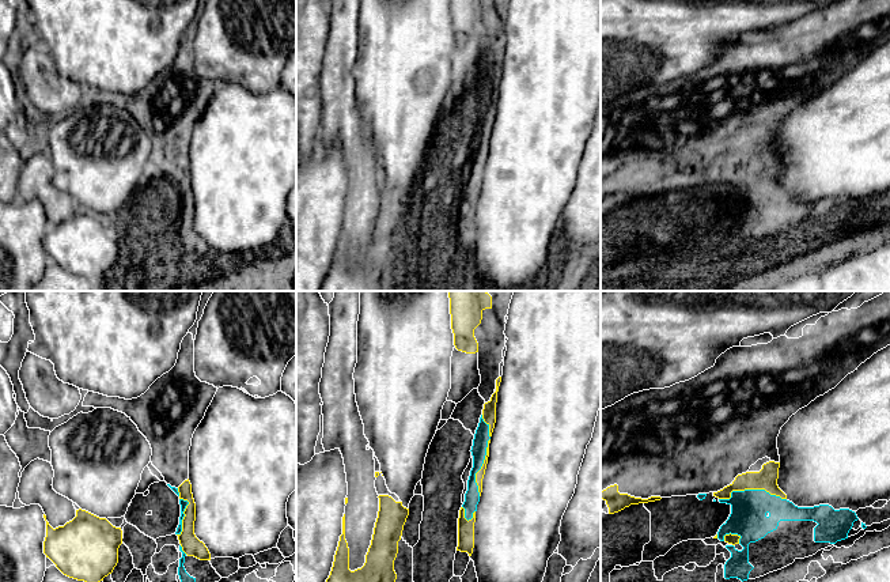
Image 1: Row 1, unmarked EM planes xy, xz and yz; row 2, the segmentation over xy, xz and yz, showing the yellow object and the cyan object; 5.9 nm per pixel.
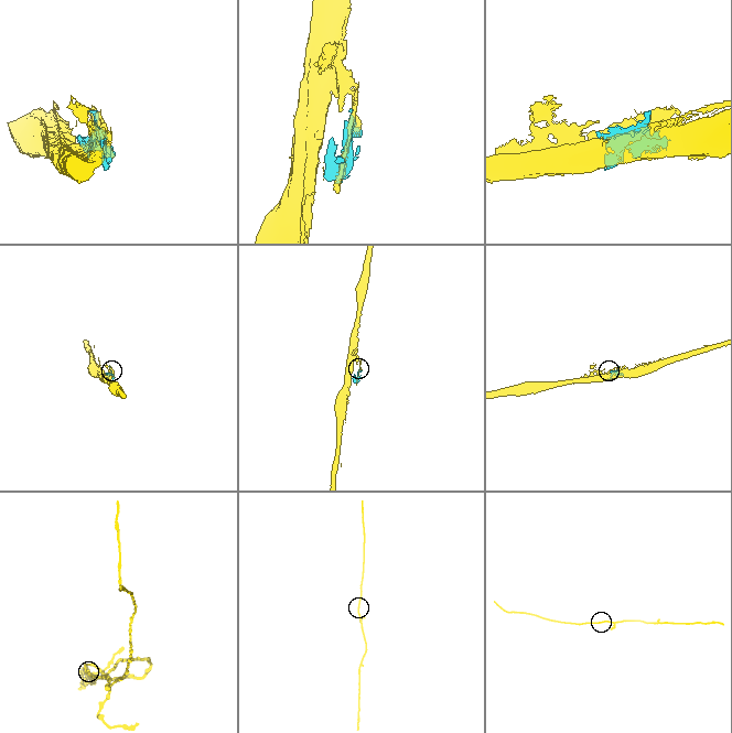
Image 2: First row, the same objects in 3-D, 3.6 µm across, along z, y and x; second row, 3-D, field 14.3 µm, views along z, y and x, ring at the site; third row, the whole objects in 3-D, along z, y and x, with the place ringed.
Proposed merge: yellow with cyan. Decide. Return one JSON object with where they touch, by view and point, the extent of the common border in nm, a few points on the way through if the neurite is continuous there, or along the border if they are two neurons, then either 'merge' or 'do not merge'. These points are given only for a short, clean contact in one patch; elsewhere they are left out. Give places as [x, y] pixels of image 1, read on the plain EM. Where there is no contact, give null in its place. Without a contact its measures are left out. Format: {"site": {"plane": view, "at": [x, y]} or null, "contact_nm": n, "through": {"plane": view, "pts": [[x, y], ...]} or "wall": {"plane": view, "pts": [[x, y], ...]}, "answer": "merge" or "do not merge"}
{"site": {"plane": "xz", "at": [485, 151]}, "contact_nm": 480, "answer": "do not merge"}

